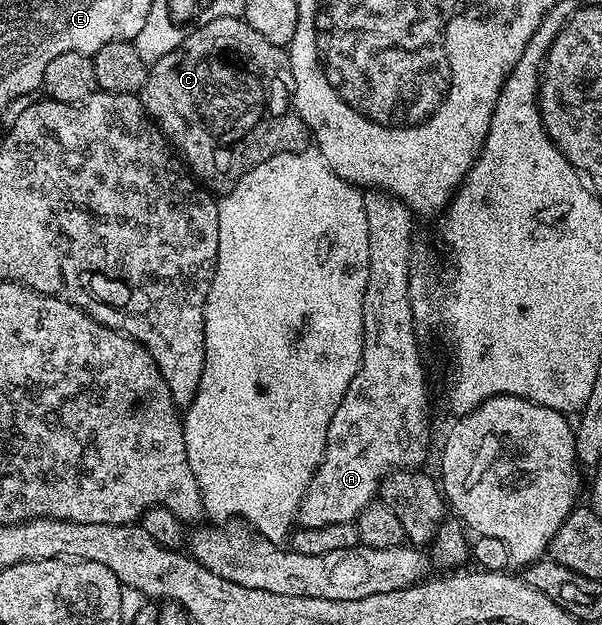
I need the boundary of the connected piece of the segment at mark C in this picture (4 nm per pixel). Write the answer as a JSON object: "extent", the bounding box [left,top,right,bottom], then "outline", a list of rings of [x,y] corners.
{"extent":[137,16,313,193],"outline":[[[223,16],[199,25],[173,53],[150,64],[145,85],[137,94],[155,126],[185,160],[190,174],[212,192],[226,193],[245,172],[261,165],[261,161],[269,161],[269,157],[281,153],[306,151],[313,140],[305,121],[295,112],[289,94],[293,87],[290,54],[265,41],[265,37],[241,17]]]}

